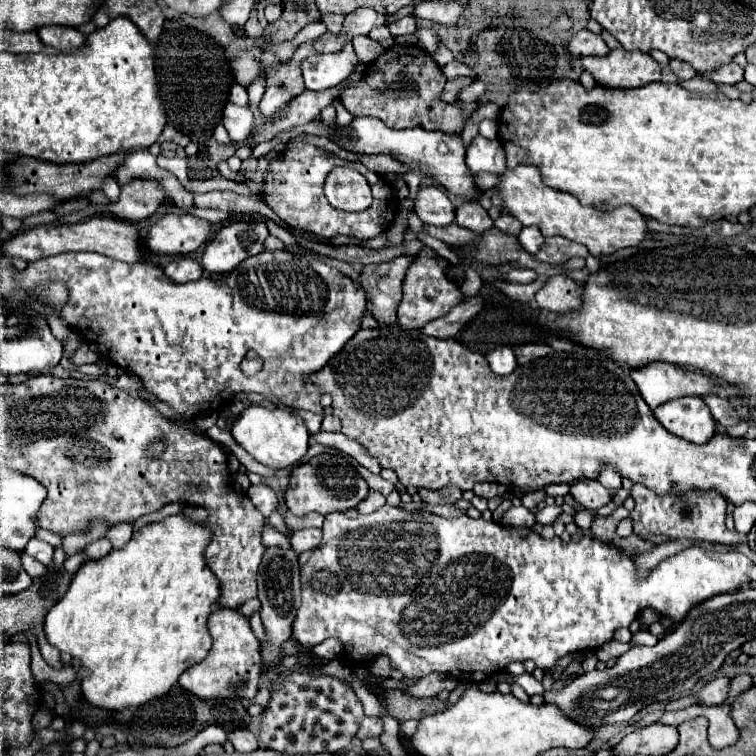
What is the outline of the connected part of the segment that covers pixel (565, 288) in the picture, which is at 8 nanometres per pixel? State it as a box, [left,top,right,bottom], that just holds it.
[535,274,581,314]

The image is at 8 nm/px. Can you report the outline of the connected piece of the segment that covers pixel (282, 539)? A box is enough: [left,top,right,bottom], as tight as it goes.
[263,522,289,548]

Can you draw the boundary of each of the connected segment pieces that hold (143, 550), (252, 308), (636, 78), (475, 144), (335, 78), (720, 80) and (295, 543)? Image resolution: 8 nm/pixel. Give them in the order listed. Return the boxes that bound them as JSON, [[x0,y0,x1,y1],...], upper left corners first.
[[45,514,221,710],[15,250,365,420],[583,50,661,88],[467,136,505,174],[299,42,357,90],[699,64,743,84],[291,528,321,554]]

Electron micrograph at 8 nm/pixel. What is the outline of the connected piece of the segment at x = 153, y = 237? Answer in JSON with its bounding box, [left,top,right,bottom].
[147,214,211,254]

